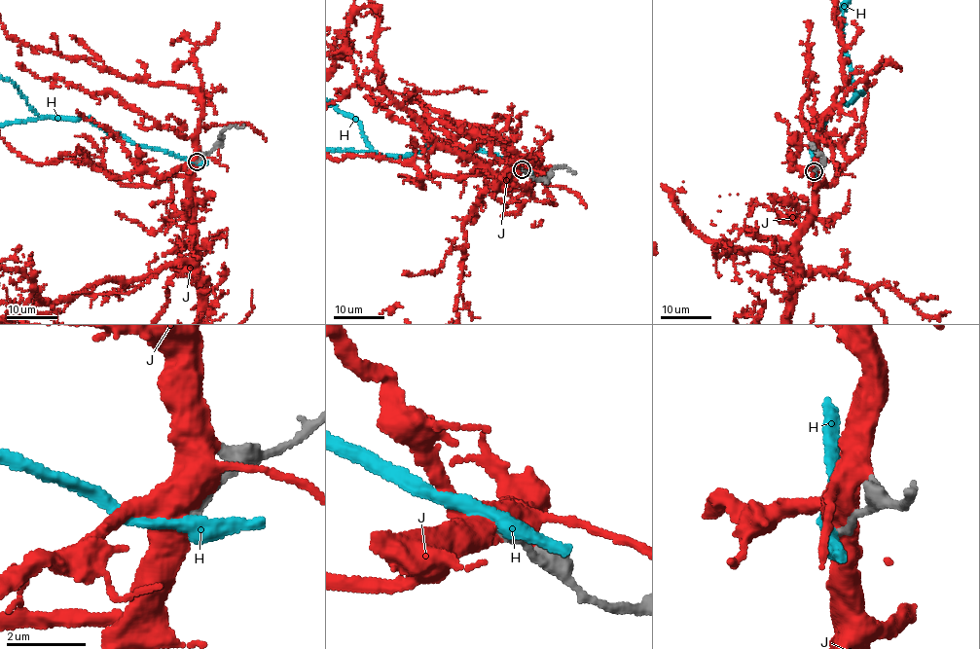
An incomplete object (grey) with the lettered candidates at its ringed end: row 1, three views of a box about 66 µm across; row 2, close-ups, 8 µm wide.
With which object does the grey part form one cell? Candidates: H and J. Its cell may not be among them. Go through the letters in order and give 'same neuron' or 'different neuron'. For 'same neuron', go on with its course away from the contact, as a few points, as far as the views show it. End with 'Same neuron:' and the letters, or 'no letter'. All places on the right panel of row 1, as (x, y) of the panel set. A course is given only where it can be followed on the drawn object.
H: different neuron
J: different neuron
Same neuron: no letter

